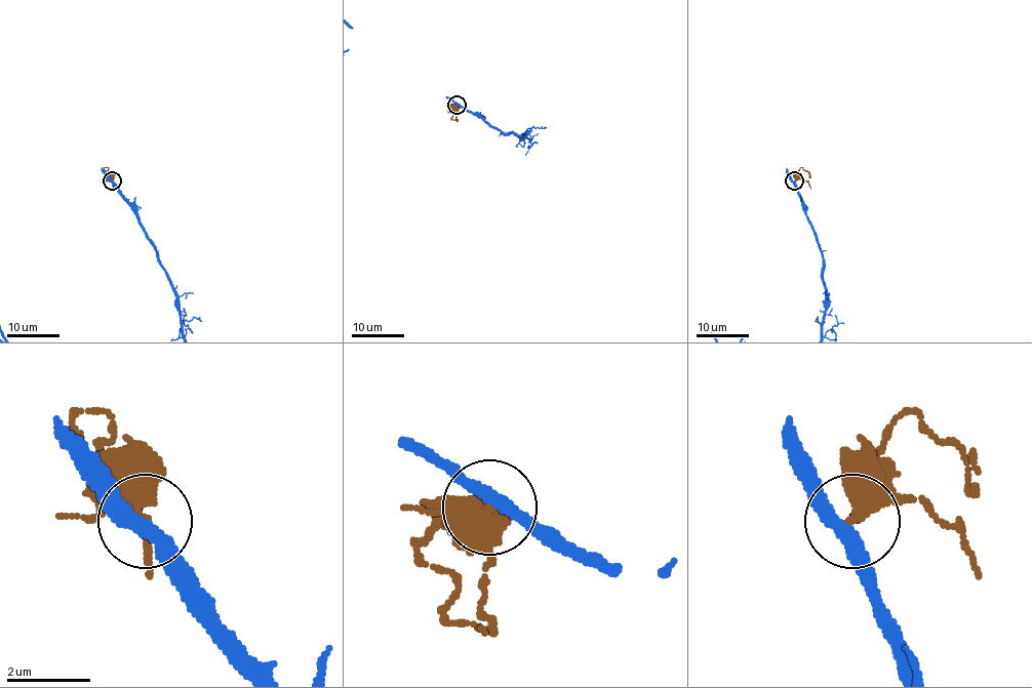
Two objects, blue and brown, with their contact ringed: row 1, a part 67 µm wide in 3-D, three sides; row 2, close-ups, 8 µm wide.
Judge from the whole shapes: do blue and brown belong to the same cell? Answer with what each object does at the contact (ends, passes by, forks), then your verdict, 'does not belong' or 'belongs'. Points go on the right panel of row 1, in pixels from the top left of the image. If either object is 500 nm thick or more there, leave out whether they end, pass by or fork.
blue passes by; brown passes by; does not belong

